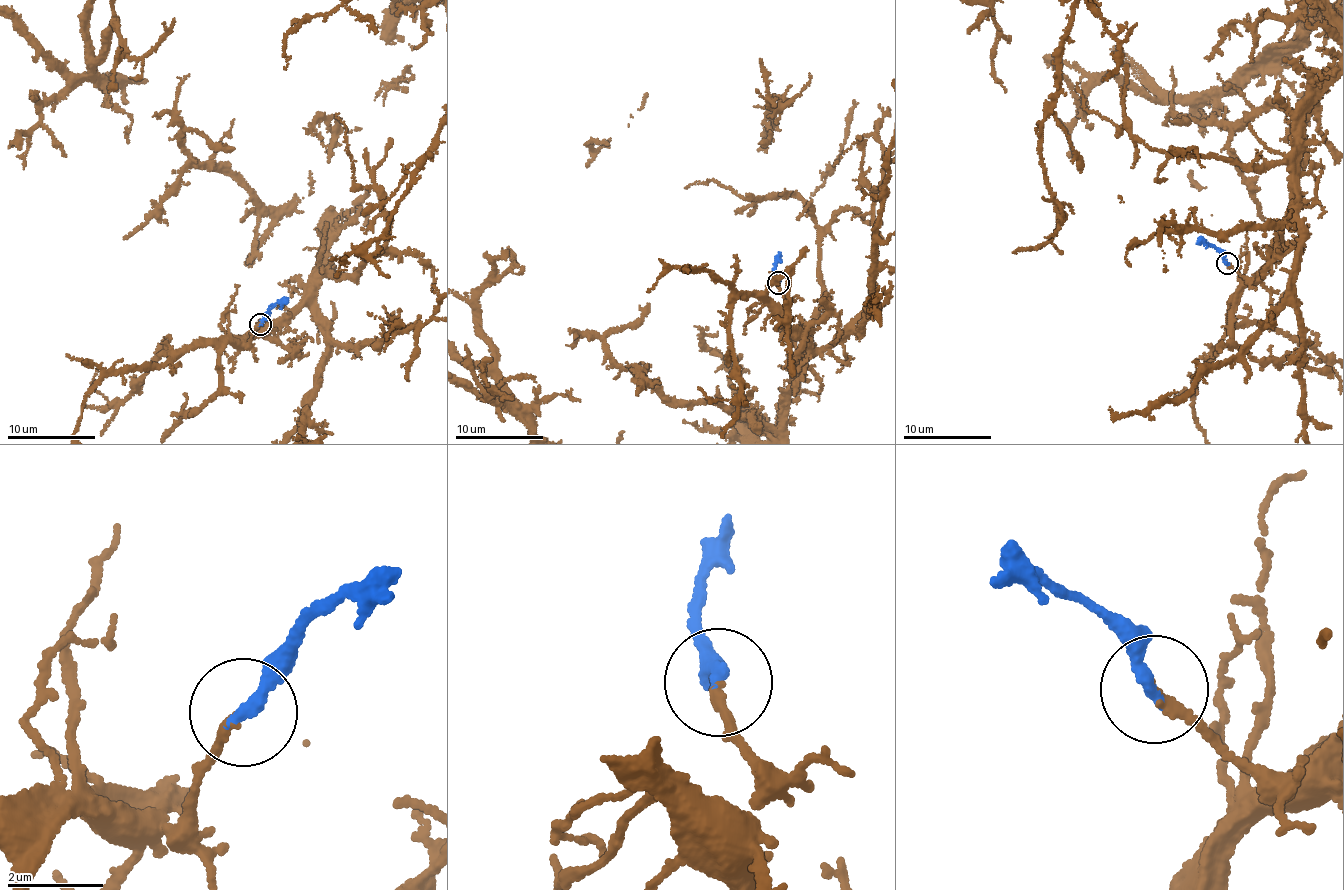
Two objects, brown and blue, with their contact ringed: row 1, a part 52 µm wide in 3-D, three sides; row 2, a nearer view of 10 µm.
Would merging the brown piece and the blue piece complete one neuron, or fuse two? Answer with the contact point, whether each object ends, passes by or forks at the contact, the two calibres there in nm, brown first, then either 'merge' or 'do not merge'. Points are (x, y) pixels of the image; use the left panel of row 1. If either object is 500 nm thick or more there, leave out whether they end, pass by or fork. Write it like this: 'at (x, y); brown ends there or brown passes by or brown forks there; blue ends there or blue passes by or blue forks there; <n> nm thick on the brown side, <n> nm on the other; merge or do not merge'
at (260, 324); brown ends there; blue ends there; 180 nm thick on the brown side, 300 nm on the other; merge

